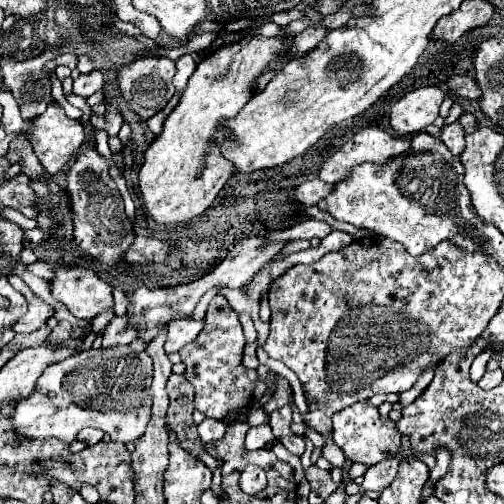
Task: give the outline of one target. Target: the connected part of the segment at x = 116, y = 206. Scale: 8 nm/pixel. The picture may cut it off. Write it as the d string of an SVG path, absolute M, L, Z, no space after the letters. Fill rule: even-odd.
M85 145L79 157L73 161L67 173L67 193L73 205L75 223L75 245L81 247L89 257L103 265L123 263L125 251L135 241L135 231L125 215L121 193L109 175L107 161L97 153L95 147Z

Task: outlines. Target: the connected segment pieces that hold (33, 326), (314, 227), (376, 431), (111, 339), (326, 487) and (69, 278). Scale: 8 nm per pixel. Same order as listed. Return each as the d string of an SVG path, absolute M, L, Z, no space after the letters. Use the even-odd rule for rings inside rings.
M9 277L9 283L27 299L27 333L33 333L37 331L41 325L47 323L49 317L53 317L55 309L51 305L47 305L43 299L39 299L27 285L21 277Z
M307 219L303 223L297 223L289 229L283 231L273 231L269 235L271 241L295 241L295 239L313 239L313 237L327 237L333 229L325 223L325 221L317 221L317 219Z
M369 401L345 407L333 417L333 441L343 449L349 461L363 465L375 465L387 457L393 457L401 449L401 433L395 423L387 415L383 417Z
M113 317L111 323L105 329L103 335L103 347L115 347L115 345L129 345L137 339L137 331L129 327L129 317Z
M311 465L311 467L305 471L305 477L307 477L307 481L311 483L311 491L317 493L323 501L339 489L339 485L331 481L331 471L323 471L323 469L319 469L317 465Z
M51 265L57 273L57 277L53 279L53 289L51 289L51 295L61 301L77 319L95 319L97 315L101 315L103 311L111 311L115 313L113 309L113 287L99 279L91 269L83 267L83 265L77 265L77 267L59 267L59 265Z

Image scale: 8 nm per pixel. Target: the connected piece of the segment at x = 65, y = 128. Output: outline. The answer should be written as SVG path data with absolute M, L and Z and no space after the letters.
M53 103L49 109L33 119L31 133L27 133L41 165L49 175L61 173L85 145L85 127L81 121L73 121L65 111Z

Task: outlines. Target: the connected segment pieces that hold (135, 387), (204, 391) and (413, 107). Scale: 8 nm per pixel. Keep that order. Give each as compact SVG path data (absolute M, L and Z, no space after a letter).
M89 349L81 355L73 355L61 363L49 365L45 369L45 373L39 377L33 393L17 405L15 415L13 415L13 427L23 437L33 437L33 439L57 437L65 443L73 443L81 429L95 427L95 429L101 429L103 433L107 433L111 437L111 441L131 443L145 433L145 427L151 419L151 393L149 393L151 379L153 379L153 361L147 353L139 353L137 361L131 363L129 351L127 351L127 355L123 349L113 351L111 355L105 355L103 365L99 361L99 367L95 369L95 375L93 375L93 349Z
M217 295L205 315L205 329L201 335L185 345L179 355L185 363L185 377L195 385L195 409L207 417L223 421L231 411L245 409L253 403L253 389L257 371L243 367L245 335L237 313L231 309L223 295Z
M421 87L401 97L389 115L389 125L397 137L415 135L439 117L445 91L439 87Z

